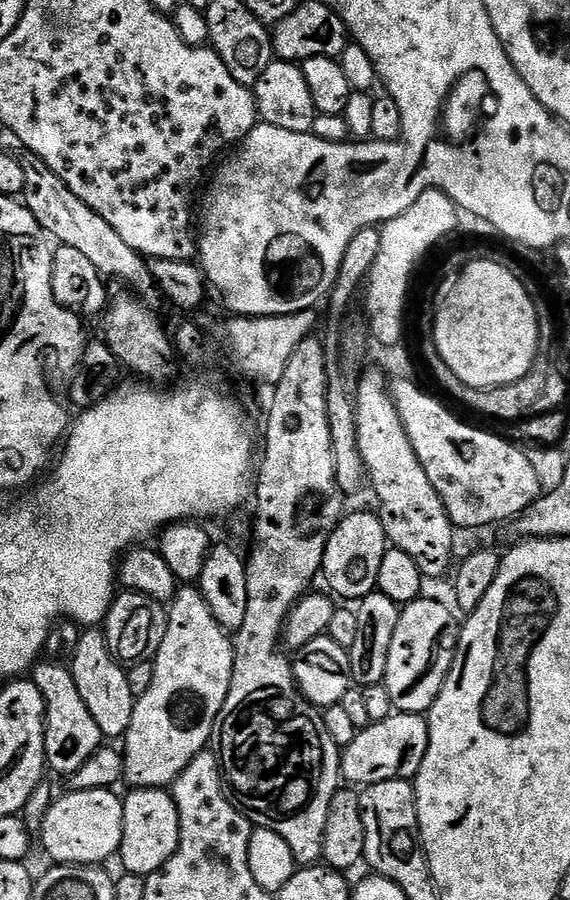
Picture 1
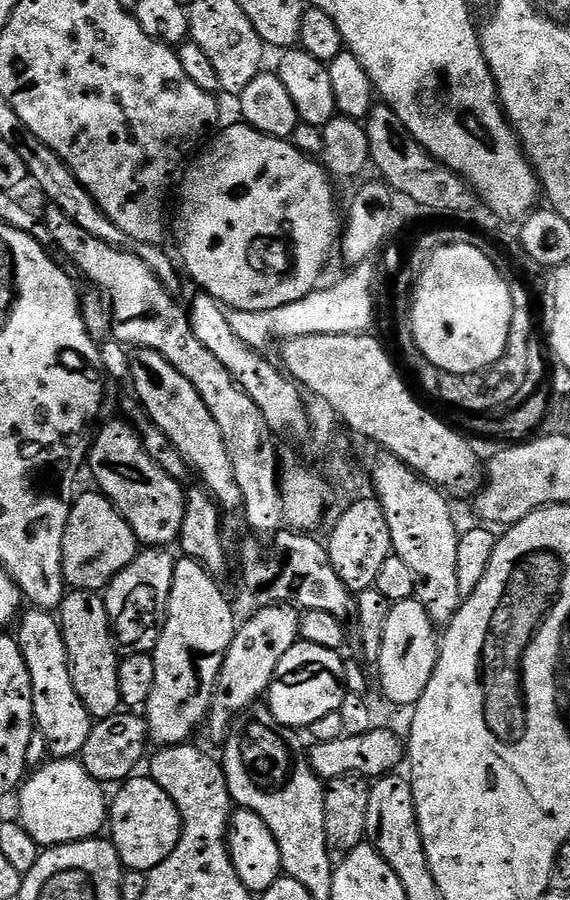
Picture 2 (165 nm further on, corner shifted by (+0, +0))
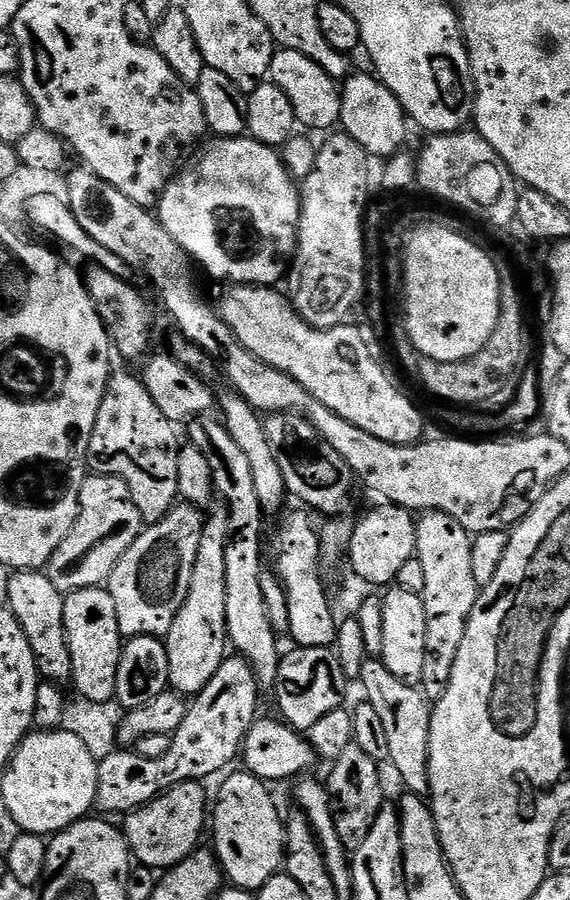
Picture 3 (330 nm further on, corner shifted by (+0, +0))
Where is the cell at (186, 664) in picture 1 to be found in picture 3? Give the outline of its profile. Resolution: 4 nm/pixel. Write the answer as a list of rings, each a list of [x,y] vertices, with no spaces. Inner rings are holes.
[[[221,510],[205,519],[202,542],[198,542],[198,558],[194,558],[190,590],[166,637],[170,658],[168,682],[185,698],[196,697],[226,659],[224,647],[227,649],[230,644],[226,626],[226,546],[229,535],[227,511]]]

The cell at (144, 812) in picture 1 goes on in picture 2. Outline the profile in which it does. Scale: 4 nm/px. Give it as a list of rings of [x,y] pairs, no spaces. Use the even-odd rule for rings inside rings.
[[[133,775],[123,781],[115,789],[117,790],[116,797],[114,795],[111,797],[110,828],[112,824],[112,833],[110,833],[110,839],[117,848],[118,858],[121,859],[127,871],[149,873],[153,872],[162,862],[166,862],[166,858],[170,858],[170,854],[174,854],[174,846],[178,846],[178,838],[182,834],[184,823],[178,814],[178,806],[174,806],[170,794],[166,794],[166,790],[162,790],[162,786],[158,786],[158,782],[154,782],[151,775],[140,775]]]

